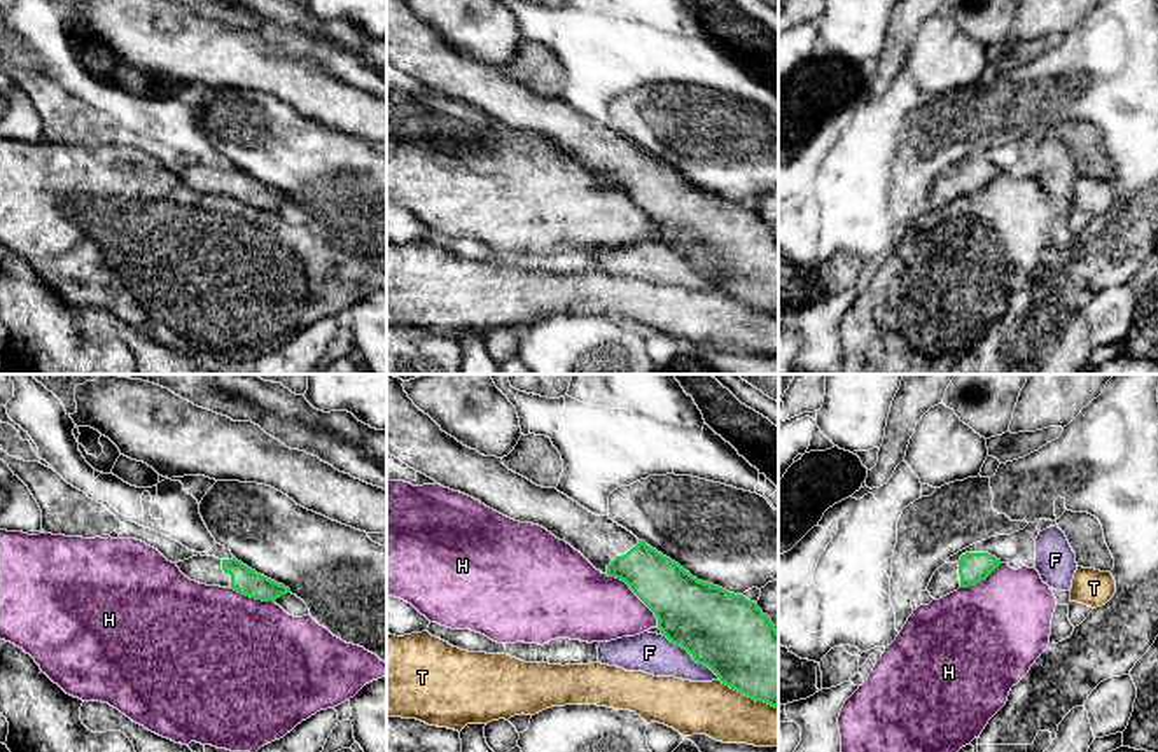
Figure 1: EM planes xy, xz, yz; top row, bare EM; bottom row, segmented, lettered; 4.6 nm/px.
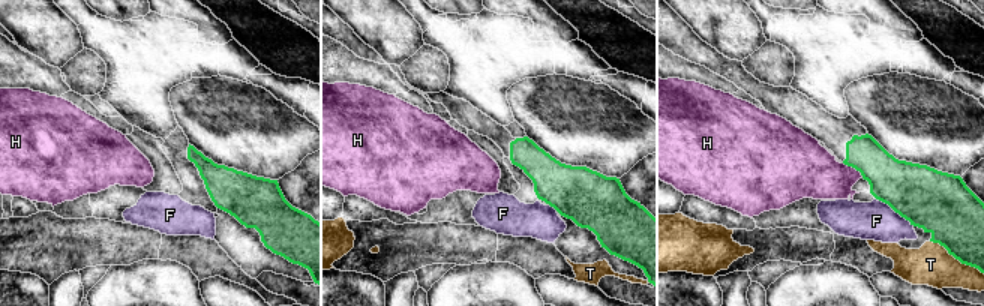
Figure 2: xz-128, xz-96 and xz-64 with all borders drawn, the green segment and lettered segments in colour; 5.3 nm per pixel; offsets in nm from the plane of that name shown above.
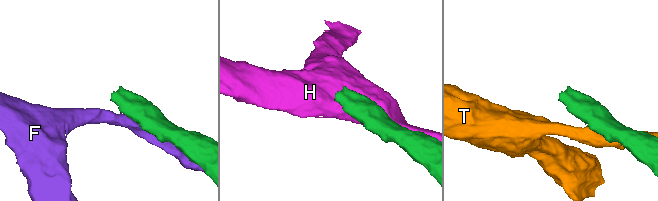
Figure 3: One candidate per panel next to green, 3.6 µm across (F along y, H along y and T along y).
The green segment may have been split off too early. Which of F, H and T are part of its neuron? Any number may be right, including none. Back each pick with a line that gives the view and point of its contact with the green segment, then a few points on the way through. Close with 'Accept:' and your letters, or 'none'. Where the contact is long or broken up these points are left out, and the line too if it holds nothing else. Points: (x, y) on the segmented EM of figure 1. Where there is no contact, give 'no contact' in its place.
Accept: none

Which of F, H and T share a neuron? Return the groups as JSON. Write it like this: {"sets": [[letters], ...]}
{"sets": [["F"], ["H"], ["T"]]}

